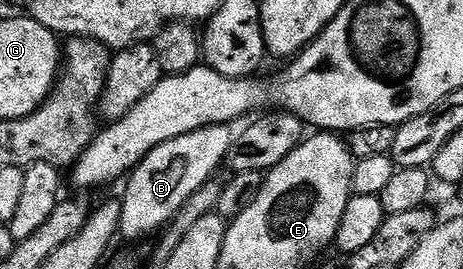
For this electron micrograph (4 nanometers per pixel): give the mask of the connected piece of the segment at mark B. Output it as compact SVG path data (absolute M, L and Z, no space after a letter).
M224 124L207 126L153 148L127 175L128 187L120 202L119 237L144 238L163 231L188 198L214 178L215 170L223 162L225 165L234 141L234 135L228 130L231 129Z

